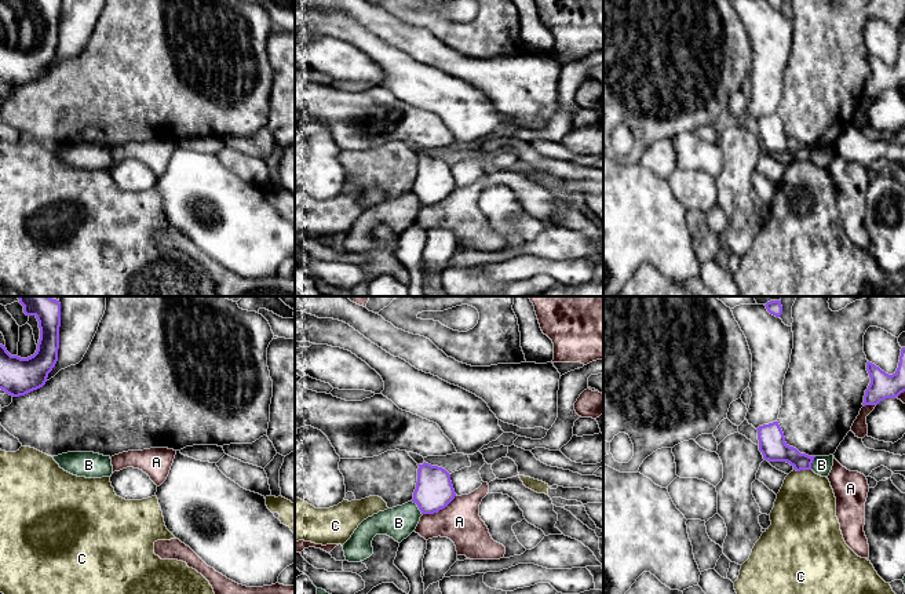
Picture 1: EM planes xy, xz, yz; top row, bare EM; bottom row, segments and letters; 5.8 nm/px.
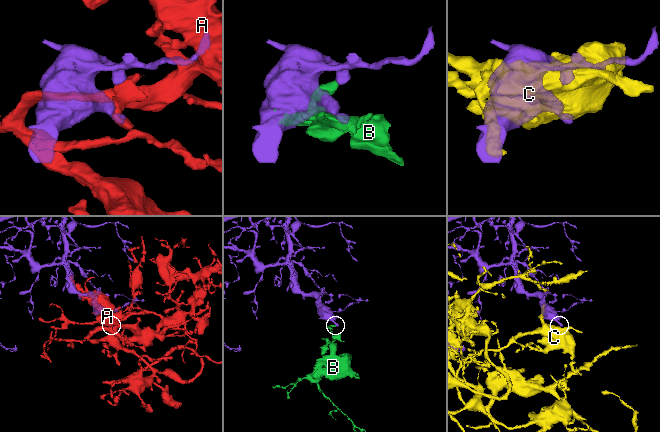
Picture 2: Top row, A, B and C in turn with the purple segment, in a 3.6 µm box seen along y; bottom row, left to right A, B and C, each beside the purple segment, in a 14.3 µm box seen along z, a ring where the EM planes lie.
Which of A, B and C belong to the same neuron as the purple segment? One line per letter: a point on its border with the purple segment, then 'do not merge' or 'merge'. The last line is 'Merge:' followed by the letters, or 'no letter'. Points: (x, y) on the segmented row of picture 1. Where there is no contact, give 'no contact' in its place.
A: xz (440, 509) | do not merge
B: xz (418, 506) | do not merge
C: yz (802, 469) | do not merge
Merge: no letter

